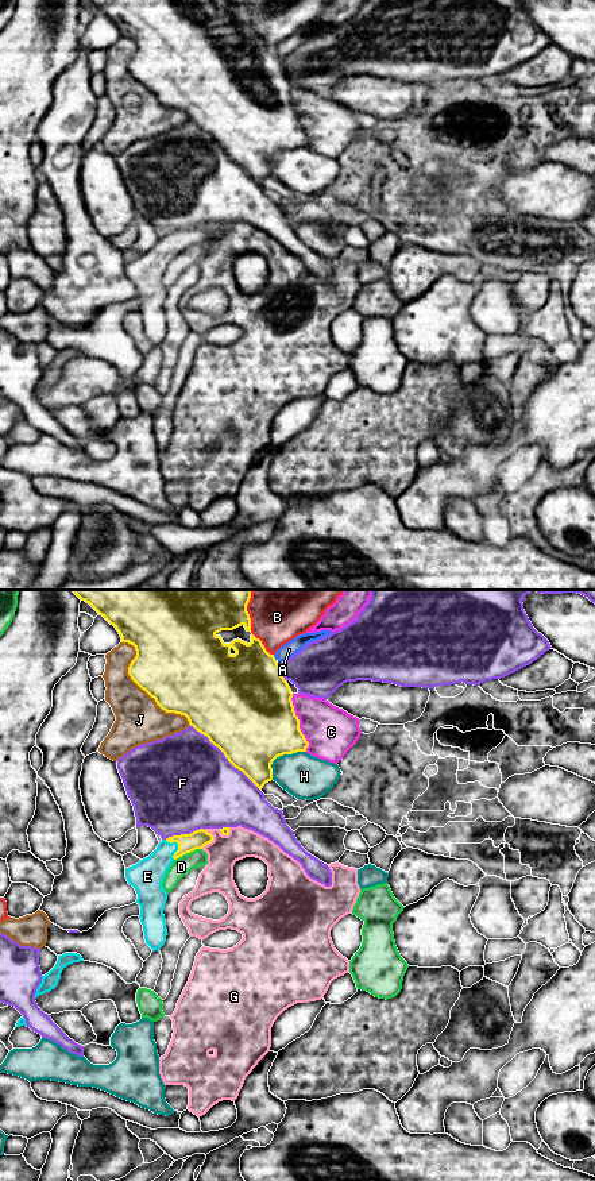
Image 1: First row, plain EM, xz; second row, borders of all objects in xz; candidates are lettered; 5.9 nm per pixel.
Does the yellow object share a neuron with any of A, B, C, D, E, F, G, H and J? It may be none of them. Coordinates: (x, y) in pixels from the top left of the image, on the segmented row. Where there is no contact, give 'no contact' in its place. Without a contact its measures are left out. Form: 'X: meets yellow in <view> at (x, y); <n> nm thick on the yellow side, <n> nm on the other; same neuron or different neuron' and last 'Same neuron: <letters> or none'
A: meets yellow in xz at (274, 657); 460 nm thick on the yellow side, 90 nm on the other; different neuron
B: meets yellow in xz at (263, 645); 400 nm thick on the yellow side, 380 nm on the other; different neuron
C: meets yellow in xz at (298, 722); 480 nm thick on the yellow side, 300 nm on the other; different neuron
D: meets yellow in xz at (188, 852); 110 nm thick on the yellow side, 110 nm on the other; different neuron
E: meets yellow in xz at (178, 845); 110 nm thick on the yellow side, 190 nm on the other; same neuron
F: meets yellow in xz at (224, 755); 500 nm thick on the yellow side, 500 nm on the other; different neuron
G: meets yellow in xz at (212, 840); 110 nm thick on the yellow side, 190 nm on the other; different neuron
H: meets yellow in xz at (279, 755); 500 nm thick on the yellow side, 260 nm on the other; different neuron
J: meets yellow in xz at (140, 687); 480 nm thick on the yellow side, 280 nm on the other; different neuron
Same neuron: E

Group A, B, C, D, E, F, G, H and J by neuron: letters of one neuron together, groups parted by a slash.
A / B / C / D / E / F / G / H / J

